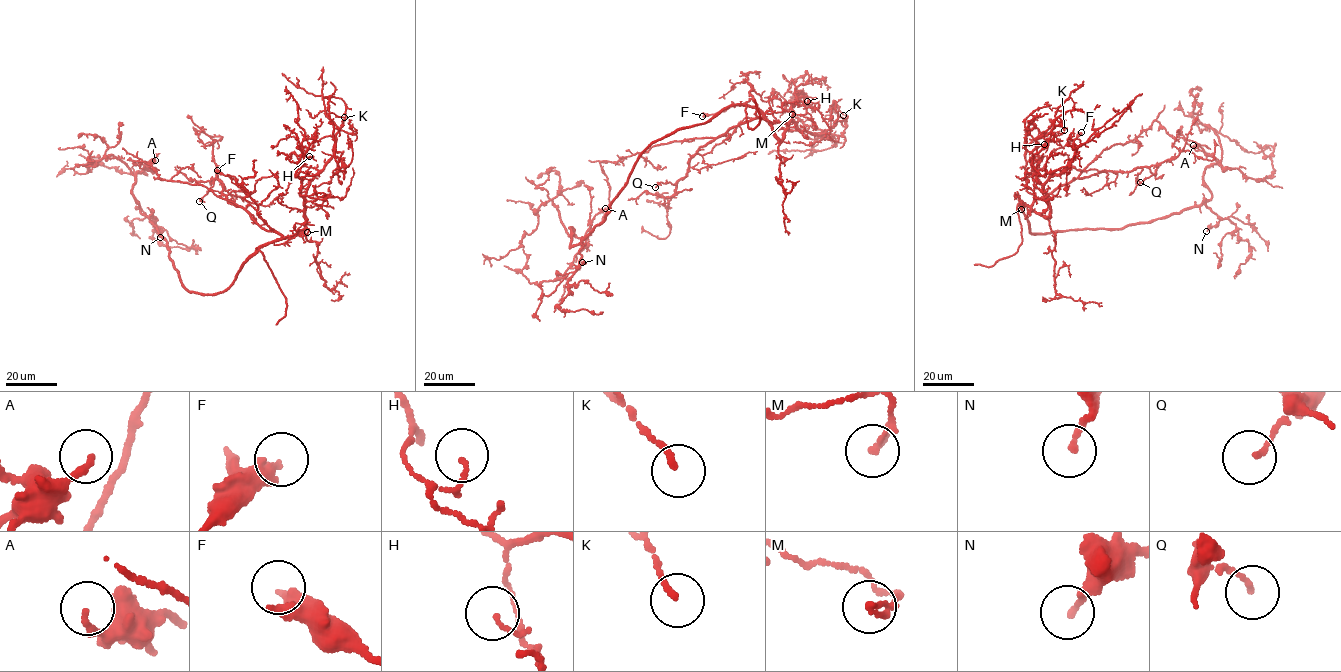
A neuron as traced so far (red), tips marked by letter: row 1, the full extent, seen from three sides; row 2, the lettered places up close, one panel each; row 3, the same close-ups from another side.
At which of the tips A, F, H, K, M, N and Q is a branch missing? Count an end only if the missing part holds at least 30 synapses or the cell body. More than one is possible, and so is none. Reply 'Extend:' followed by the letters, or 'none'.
Extend: none

